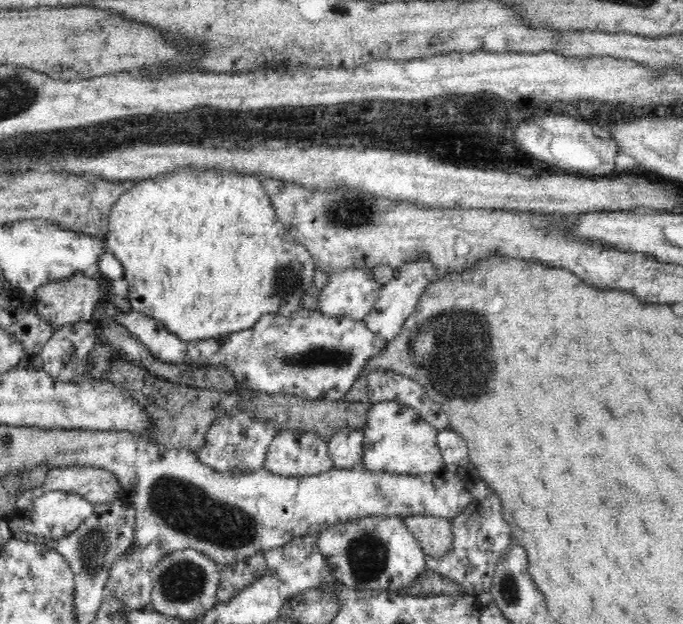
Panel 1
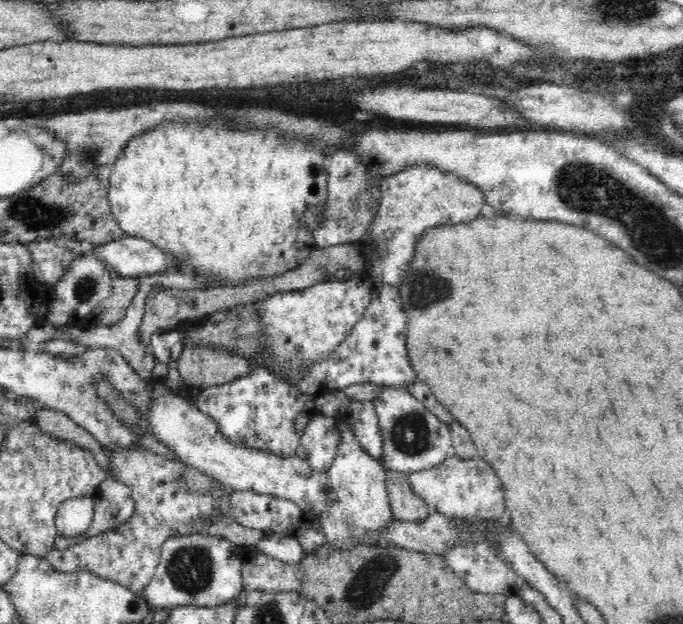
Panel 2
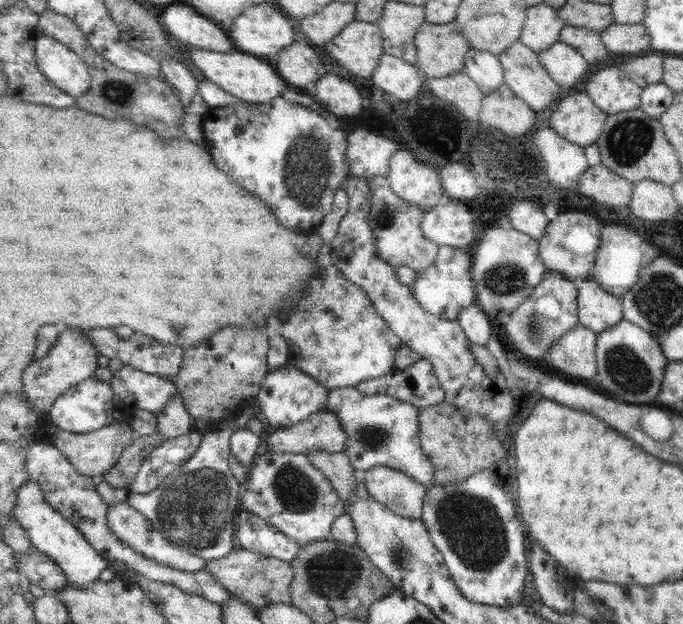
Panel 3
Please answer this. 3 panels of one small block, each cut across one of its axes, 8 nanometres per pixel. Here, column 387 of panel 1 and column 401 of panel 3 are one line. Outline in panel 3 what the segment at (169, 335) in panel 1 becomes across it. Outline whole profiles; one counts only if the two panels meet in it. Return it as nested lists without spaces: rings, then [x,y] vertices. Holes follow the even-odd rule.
[[[328,260],[319,267],[319,278],[309,284],[305,298],[291,314],[289,322],[280,325],[281,335],[289,345],[288,364],[309,373],[330,390],[356,387],[363,381],[393,374],[397,350],[404,344],[401,337],[382,318],[365,289],[347,279],[339,267]]]

